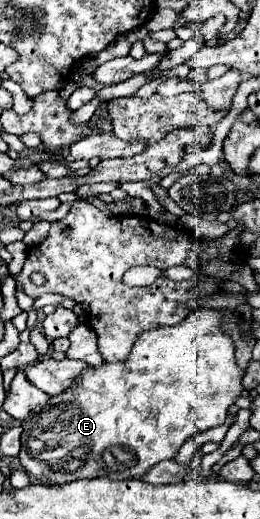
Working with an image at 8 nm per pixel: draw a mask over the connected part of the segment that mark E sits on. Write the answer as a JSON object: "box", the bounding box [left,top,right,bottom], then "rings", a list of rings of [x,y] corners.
{"box":[18,308,242,486],"rings":[[[198,308],[180,326],[156,328],[144,332],[126,364],[108,364],[86,368],[82,380],[70,390],[54,396],[48,406],[34,408],[22,420],[22,450],[18,460],[22,468],[40,484],[60,486],[74,480],[110,476],[114,480],[140,478],[162,460],[172,460],[178,448],[194,434],[220,426],[228,408],[236,402],[242,388],[242,376],[234,358],[230,336],[222,334],[216,310]]]}

